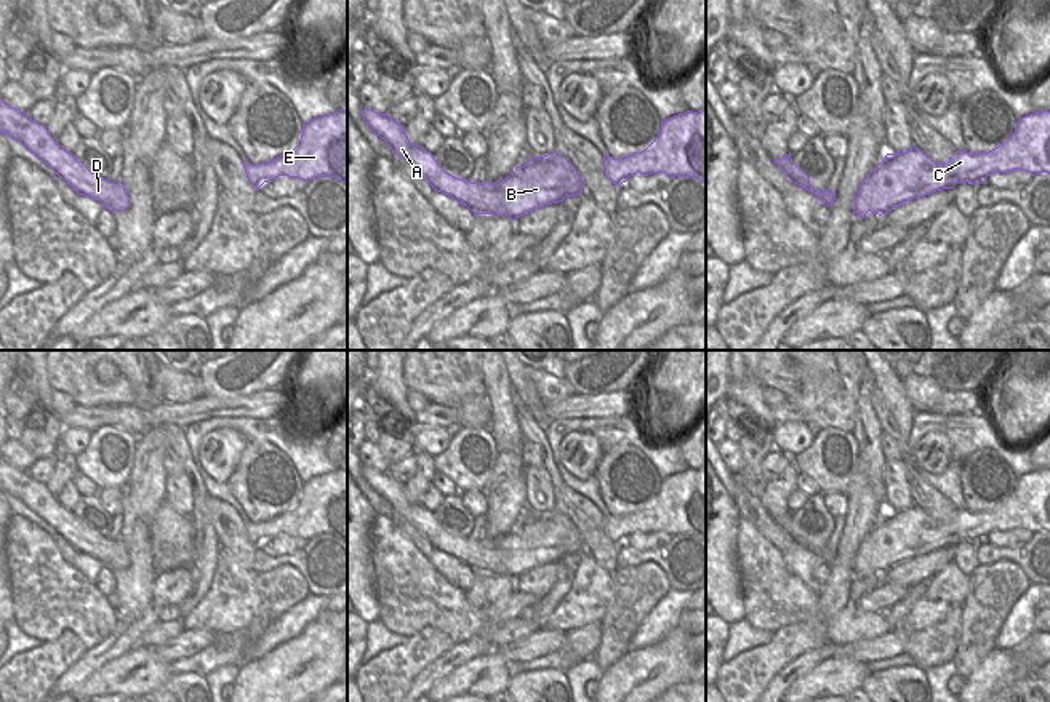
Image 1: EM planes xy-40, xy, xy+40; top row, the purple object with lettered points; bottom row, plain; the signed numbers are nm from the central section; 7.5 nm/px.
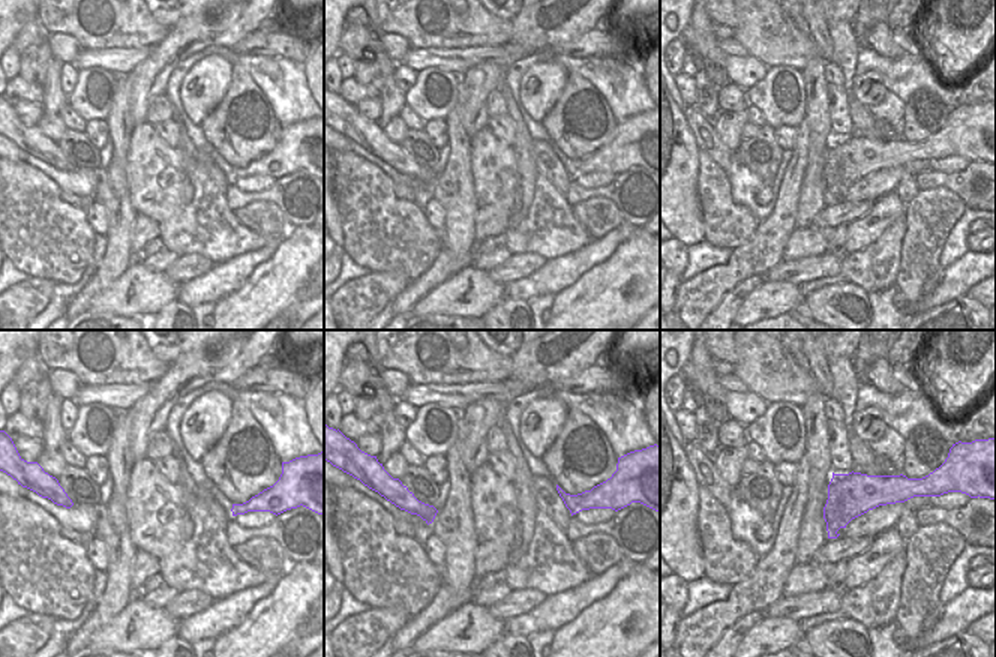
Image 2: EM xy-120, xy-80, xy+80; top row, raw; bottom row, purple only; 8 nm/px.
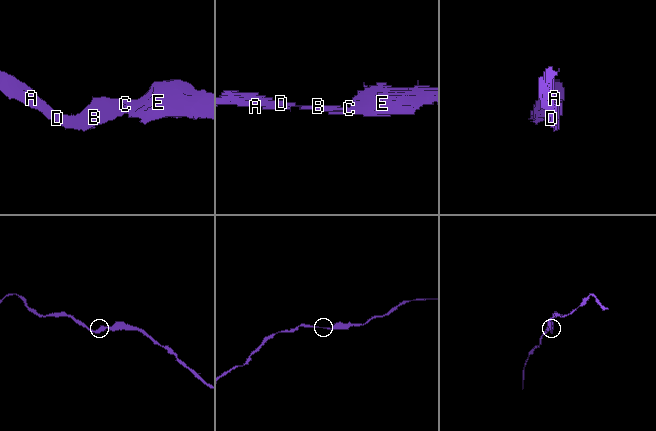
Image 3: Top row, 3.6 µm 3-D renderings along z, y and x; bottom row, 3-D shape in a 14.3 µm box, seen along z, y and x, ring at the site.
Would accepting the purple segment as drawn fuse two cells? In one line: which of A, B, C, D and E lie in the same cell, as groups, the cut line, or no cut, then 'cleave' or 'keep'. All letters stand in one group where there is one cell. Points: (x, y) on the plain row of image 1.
groups A B C D E; cut none; keep

